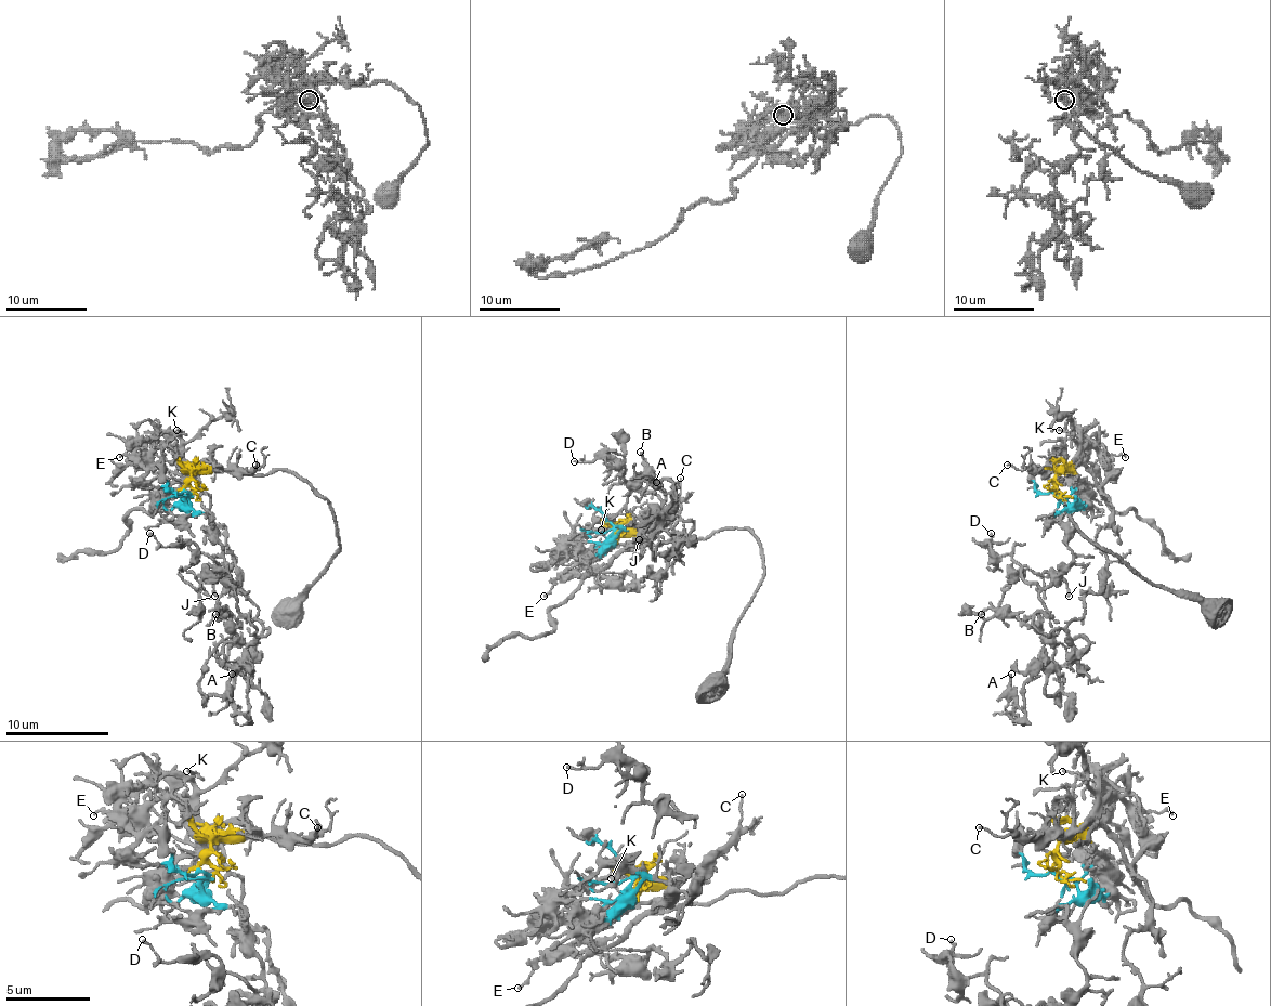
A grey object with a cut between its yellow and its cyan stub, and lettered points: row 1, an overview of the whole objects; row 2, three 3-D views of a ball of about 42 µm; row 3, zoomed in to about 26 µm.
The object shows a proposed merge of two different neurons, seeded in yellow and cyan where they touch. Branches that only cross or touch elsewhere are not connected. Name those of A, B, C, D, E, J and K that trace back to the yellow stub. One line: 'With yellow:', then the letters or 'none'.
With yellow: C, E, K

